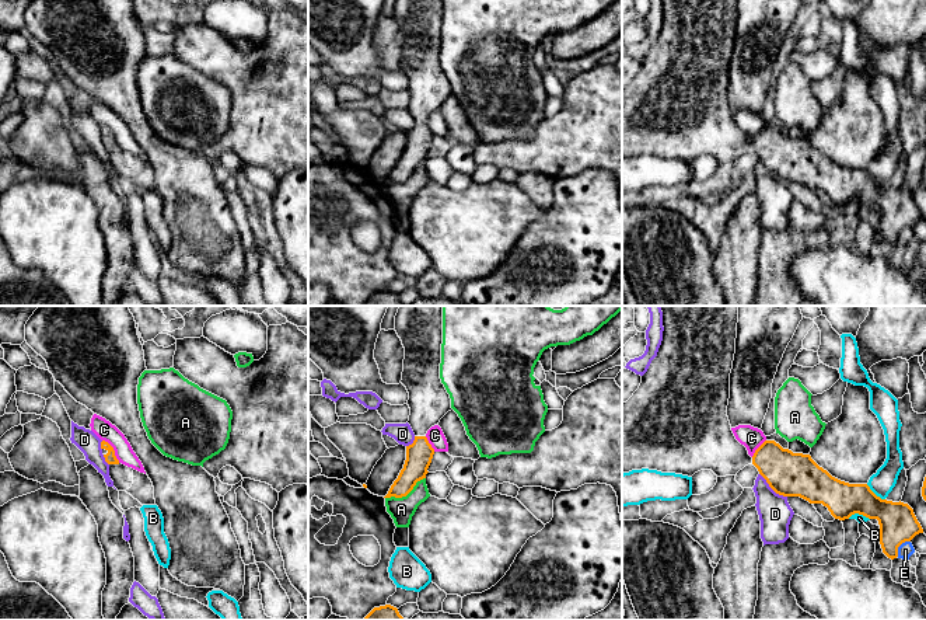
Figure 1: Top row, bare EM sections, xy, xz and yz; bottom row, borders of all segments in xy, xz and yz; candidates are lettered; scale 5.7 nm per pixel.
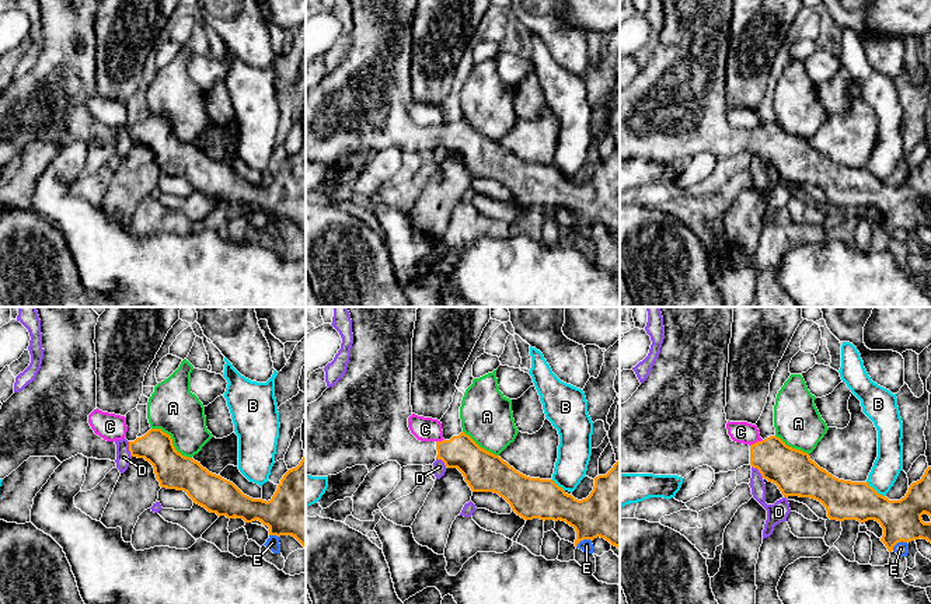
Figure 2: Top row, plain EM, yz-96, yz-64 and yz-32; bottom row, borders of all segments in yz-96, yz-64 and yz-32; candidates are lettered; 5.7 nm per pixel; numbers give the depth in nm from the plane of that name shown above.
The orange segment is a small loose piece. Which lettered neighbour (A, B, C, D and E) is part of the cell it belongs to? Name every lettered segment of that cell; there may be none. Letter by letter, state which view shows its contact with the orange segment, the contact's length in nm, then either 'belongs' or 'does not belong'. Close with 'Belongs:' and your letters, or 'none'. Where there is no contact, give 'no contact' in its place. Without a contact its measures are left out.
A: meets orange in xz; contact 260 nm long; does not belong
B: meets orange in yz; contact 140 nm long; does not belong
C: meets orange in xy; contact 170 nm long; does not belong
D: meets orange in yz; contact 220 nm long; does not belong
E: meets orange in yz; contact 120 nm long; does not belong
Belongs: none

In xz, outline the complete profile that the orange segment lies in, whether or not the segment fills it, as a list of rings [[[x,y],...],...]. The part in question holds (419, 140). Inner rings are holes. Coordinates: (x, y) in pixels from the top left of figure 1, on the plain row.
[[[396,0],[395,17],[405,34],[403,58],[401,69],[409,79],[408,91],[410,111],[415,126],[406,132],[406,146],[398,164],[391,171],[384,184],[406,182],[417,167],[426,164],[427,154],[431,149],[434,135],[429,129],[427,116],[438,111],[440,105],[451,97],[451,84],[440,65],[441,29],[443,29],[443,0]]]

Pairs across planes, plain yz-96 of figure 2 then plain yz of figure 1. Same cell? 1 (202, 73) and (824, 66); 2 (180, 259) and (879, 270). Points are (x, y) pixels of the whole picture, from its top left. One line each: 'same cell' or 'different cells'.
1: same cell
2: same cell

